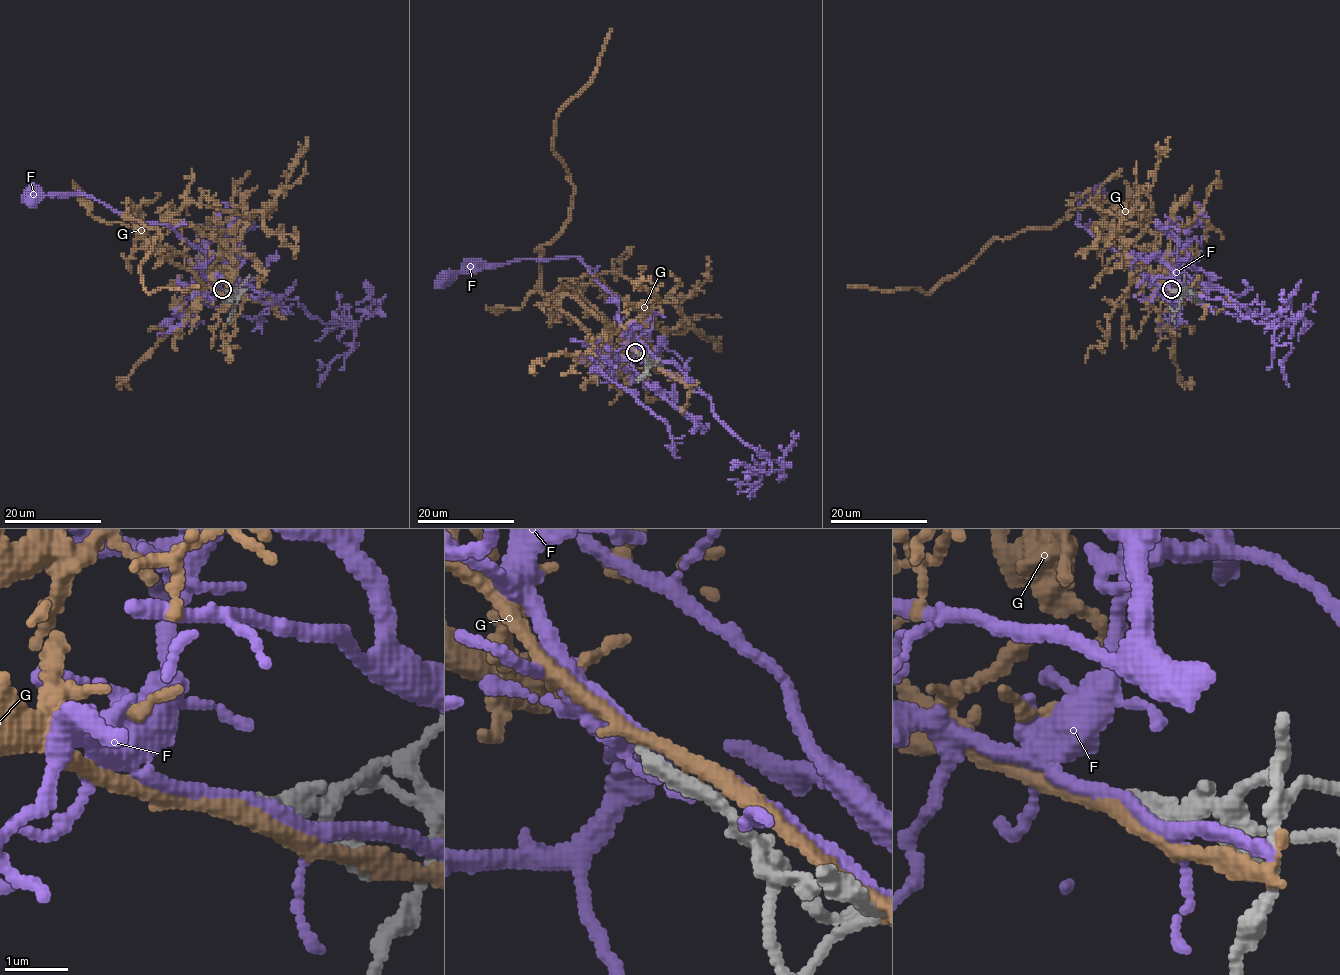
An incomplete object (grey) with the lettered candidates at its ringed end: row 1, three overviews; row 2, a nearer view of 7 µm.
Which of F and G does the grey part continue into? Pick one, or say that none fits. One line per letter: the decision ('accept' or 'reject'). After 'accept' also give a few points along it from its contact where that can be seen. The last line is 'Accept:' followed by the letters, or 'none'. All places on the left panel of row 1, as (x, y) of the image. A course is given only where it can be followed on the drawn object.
F: reject
G: reject
Accept: none

